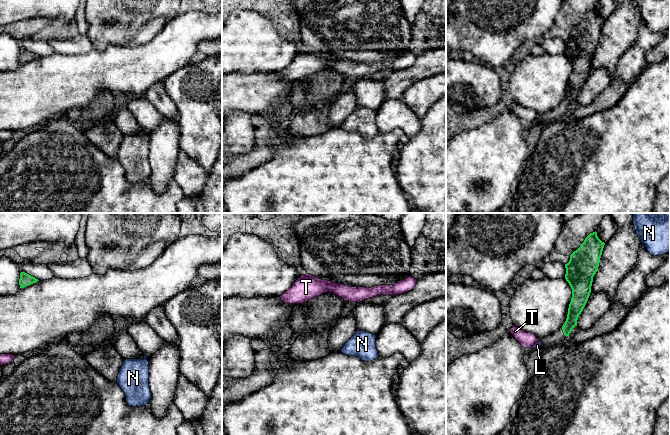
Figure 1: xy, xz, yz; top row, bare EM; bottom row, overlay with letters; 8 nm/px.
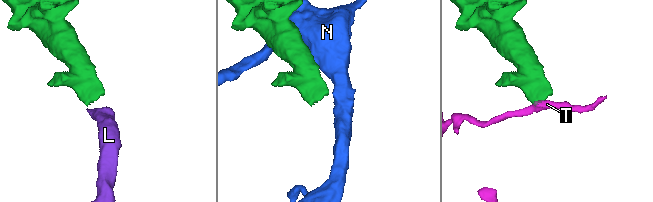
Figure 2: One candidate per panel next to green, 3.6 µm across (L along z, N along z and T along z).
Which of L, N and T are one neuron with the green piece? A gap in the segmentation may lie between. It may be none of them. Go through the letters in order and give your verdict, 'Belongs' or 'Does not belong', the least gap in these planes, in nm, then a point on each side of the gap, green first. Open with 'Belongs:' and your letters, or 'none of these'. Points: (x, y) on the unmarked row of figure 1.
Belongs: L
L: Belongs. Distance 190 nm. Across: yz (563, 108), (541, 118)
N: Does not belong. Distance 260 nm. Across: yz (604, 19), (635, 6)
T: Does not belong. Distance 220 nm. Across: yz (562, 105), (537, 114)

